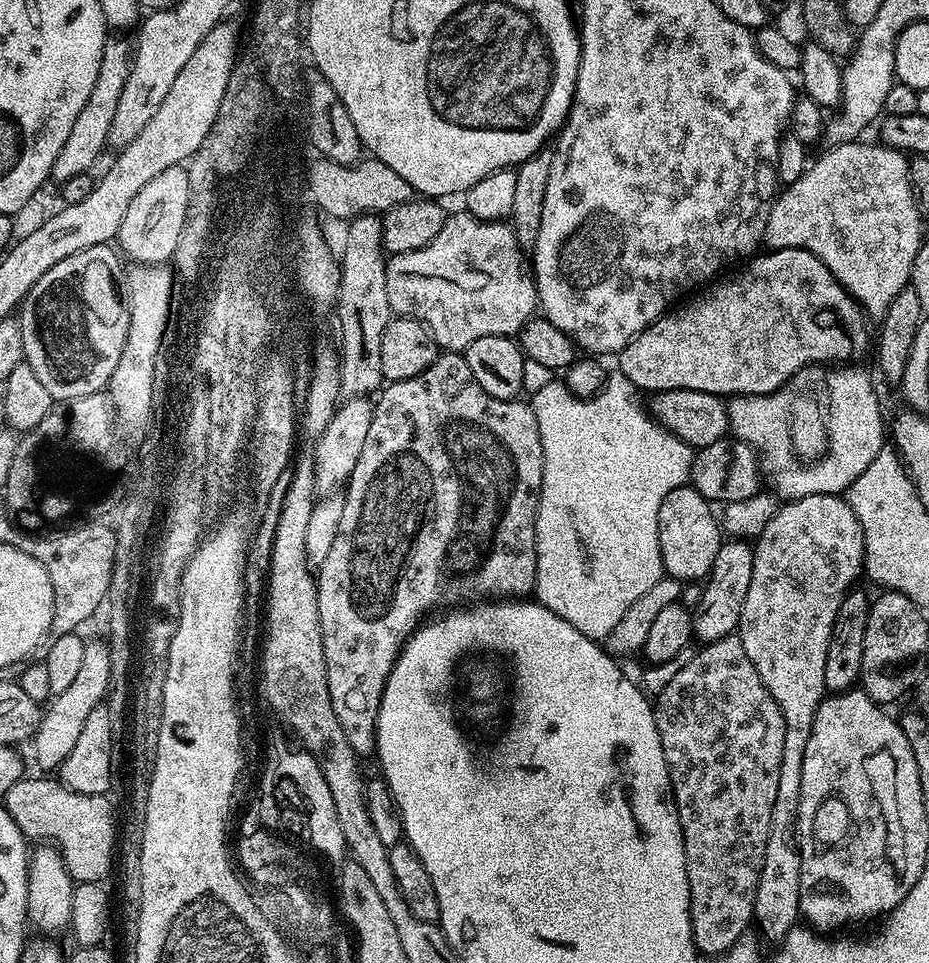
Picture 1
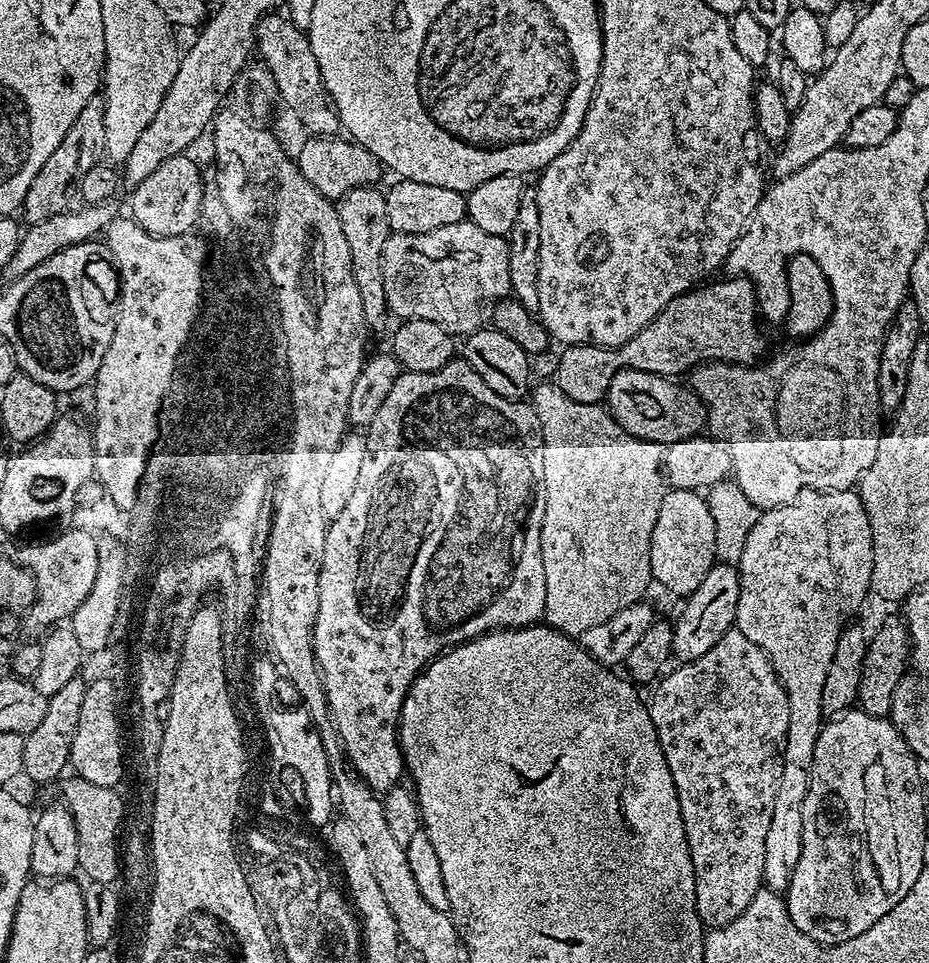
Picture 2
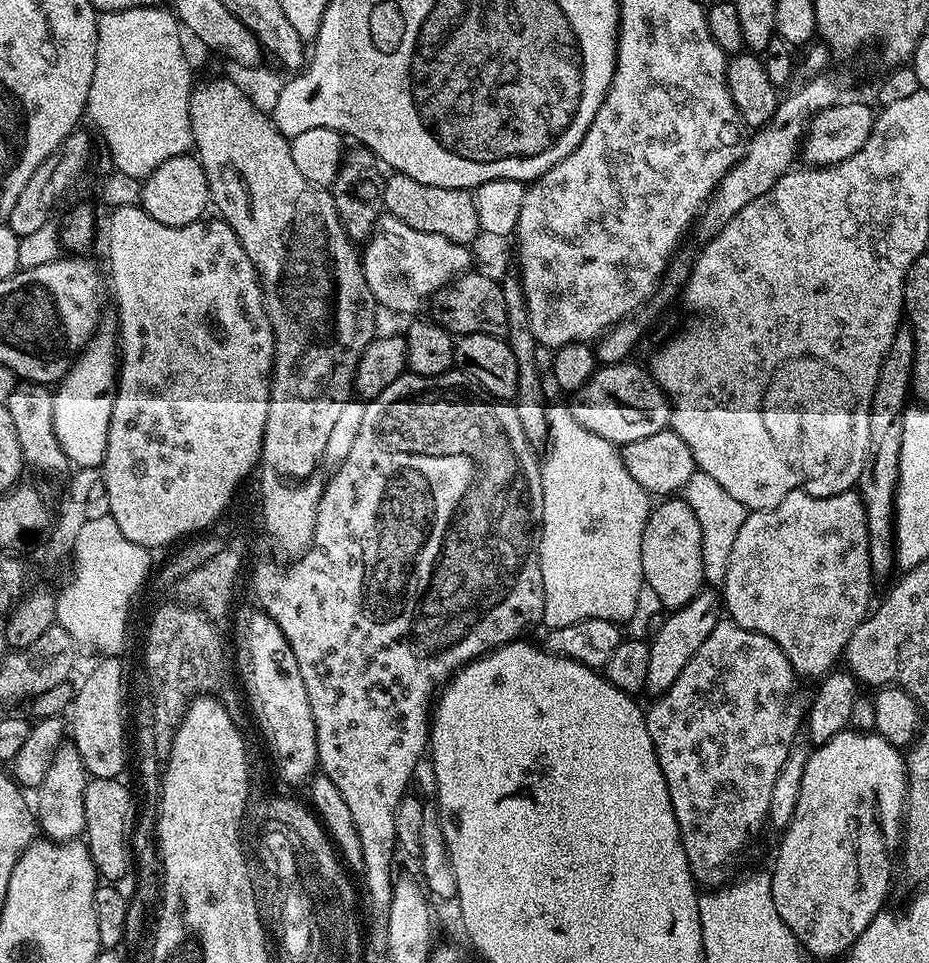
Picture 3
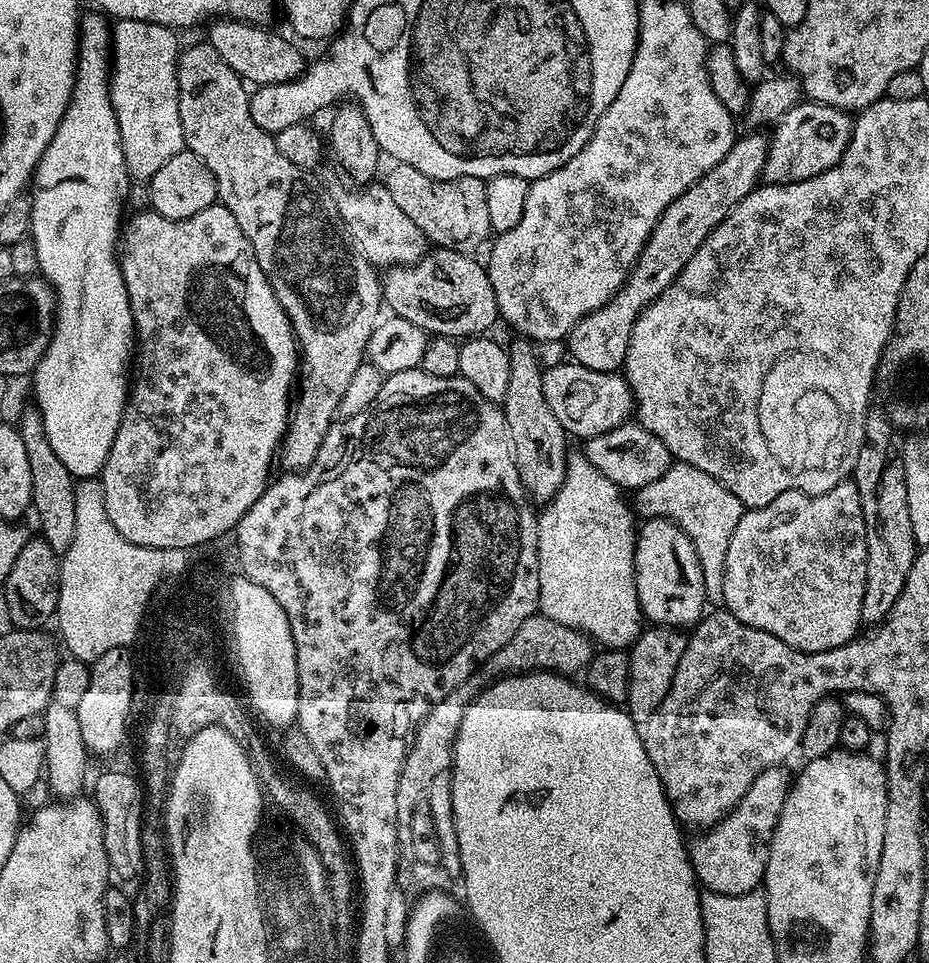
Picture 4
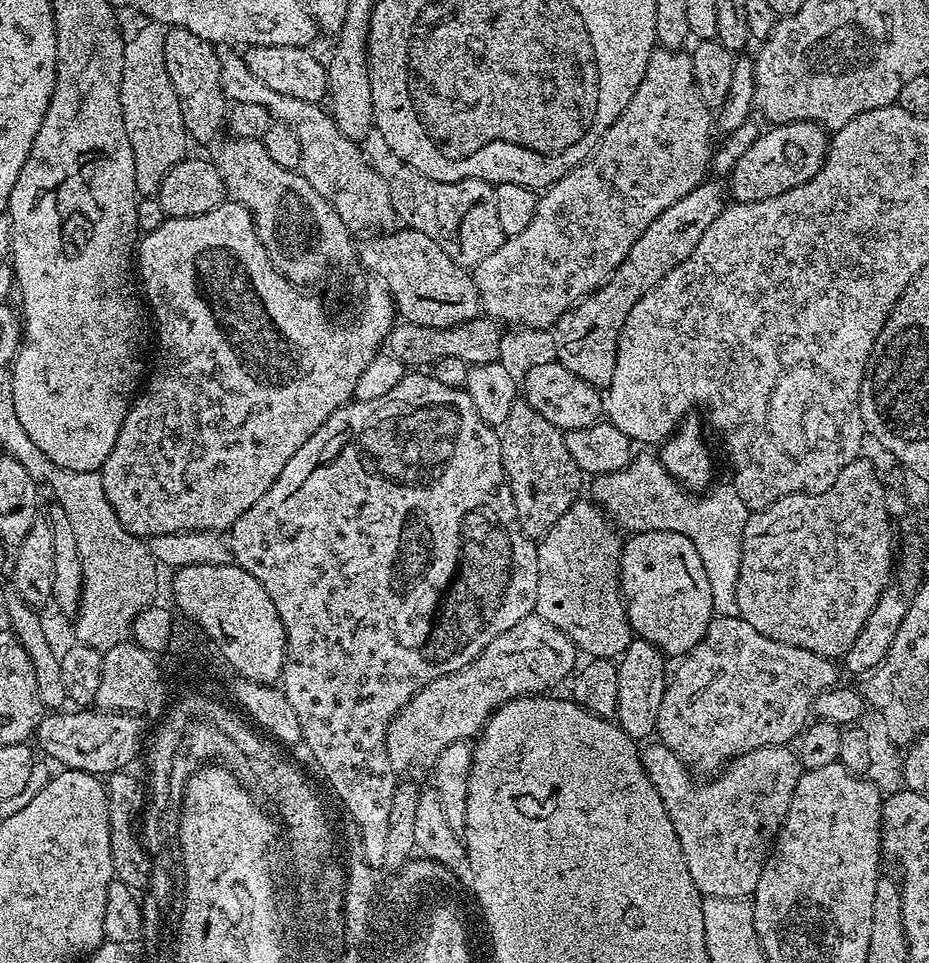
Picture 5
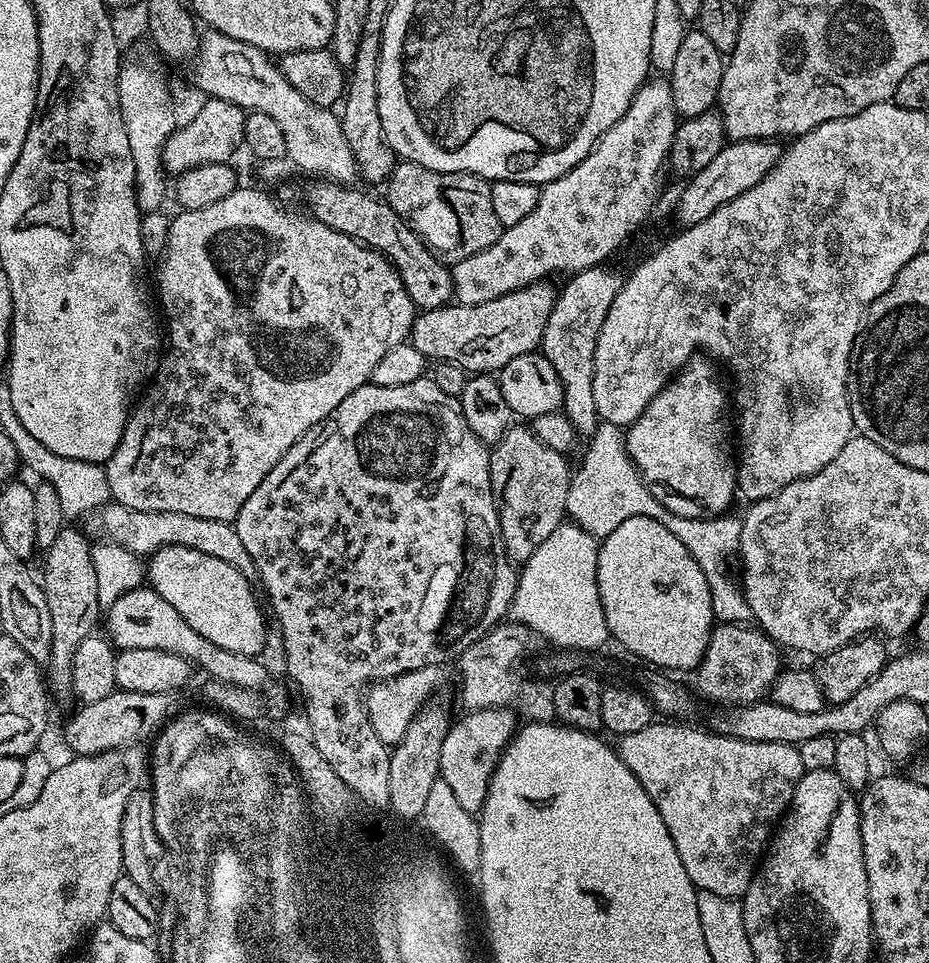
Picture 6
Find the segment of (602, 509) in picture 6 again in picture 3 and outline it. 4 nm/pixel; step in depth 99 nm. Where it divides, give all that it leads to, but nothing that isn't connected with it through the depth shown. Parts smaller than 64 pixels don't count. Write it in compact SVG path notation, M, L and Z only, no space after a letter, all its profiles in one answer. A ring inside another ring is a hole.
M699 470L690 478L690 482L686 482L682 490L682 499L690 506L690 510L694 510L694 518L698 518L698 526L702 526L702 566L705 585L723 585L726 570L730 567L730 553L734 551L734 541L738 539L738 530L742 530L742 522L746 522L749 509L744 508L742 502L734 499L727 490L722 490L722 486L718 486L718 482L710 478L710 474Z

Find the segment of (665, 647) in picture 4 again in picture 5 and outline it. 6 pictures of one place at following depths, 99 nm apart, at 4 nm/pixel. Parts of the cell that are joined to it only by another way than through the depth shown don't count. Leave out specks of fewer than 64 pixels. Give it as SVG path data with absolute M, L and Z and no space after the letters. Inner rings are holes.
M634 638L630 646L615 661L618 676L618 700L614 723L632 740L644 742L656 731L658 706L662 706L662 694L666 683L666 657L650 642Z

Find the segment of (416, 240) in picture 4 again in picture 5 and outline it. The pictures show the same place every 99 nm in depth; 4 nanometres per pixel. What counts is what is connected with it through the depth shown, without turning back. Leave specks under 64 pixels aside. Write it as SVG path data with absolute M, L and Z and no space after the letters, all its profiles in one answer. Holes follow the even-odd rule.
M224 50L219 53L219 57L220 85L225 97L232 102L255 102L268 111L268 115L273 121L290 126L290 130L294 130L300 147L298 169L300 175L306 178L306 182L310 182L310 186L314 186L314 190L318 190L318 194L322 194L322 198L326 198L326 202L330 202L330 206L334 206L334 210L349 229L368 228L364 230L372 230L375 229L372 228L375 224L384 224L388 219L393 219L394 213L388 193L387 179L383 175L380 177L372 169L371 162L364 157L364 152L360 149L363 147L357 141L346 138L346 134L342 134L342 130L338 130L336 120L332 117L331 112L325 110L320 104L302 102L302 98L290 98L290 94L278 94L278 90L270 90L270 86L266 86L266 82L262 82L250 72L250 66L246 66L243 55L239 51Z

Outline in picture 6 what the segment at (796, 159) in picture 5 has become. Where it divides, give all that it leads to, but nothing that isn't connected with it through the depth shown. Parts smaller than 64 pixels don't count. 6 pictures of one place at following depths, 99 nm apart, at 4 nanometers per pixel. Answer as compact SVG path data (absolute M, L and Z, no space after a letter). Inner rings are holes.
M737 140L725 143L723 149L702 170L698 170L687 181L676 200L676 220L681 229L710 218L718 206L746 194L750 186L756 186L766 176L782 155L779 143L771 140Z

